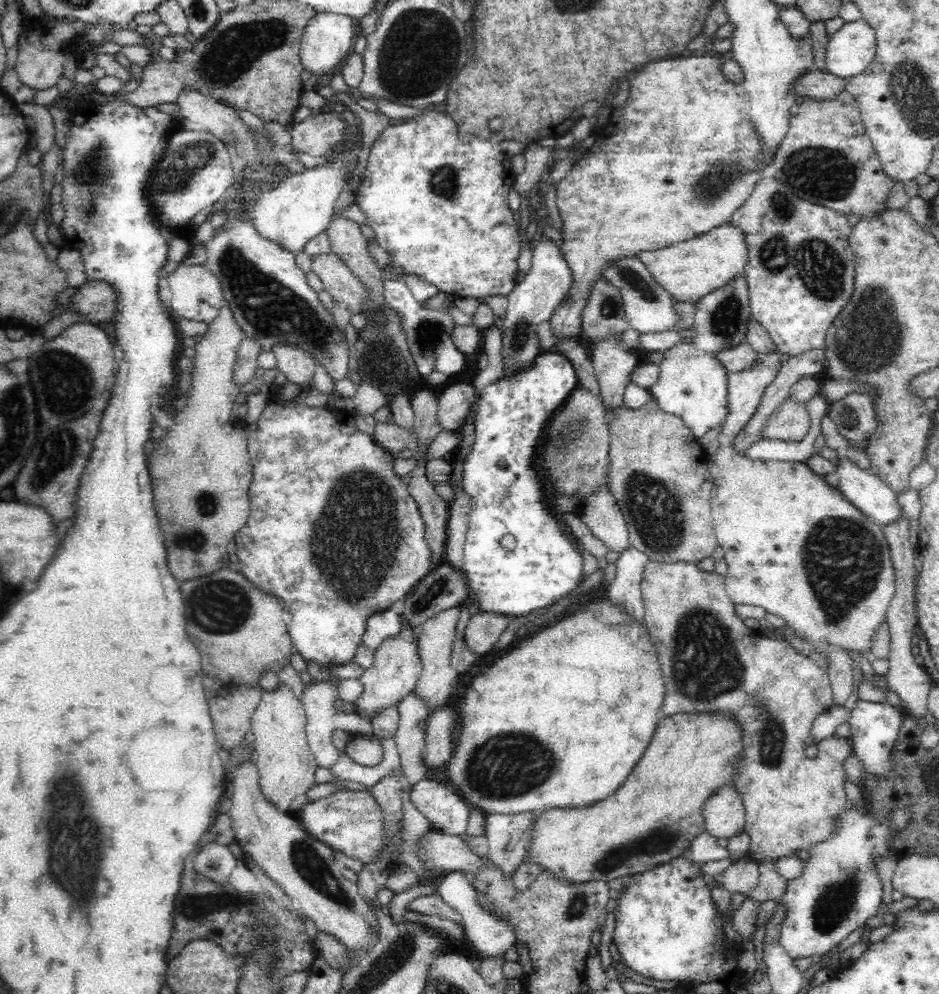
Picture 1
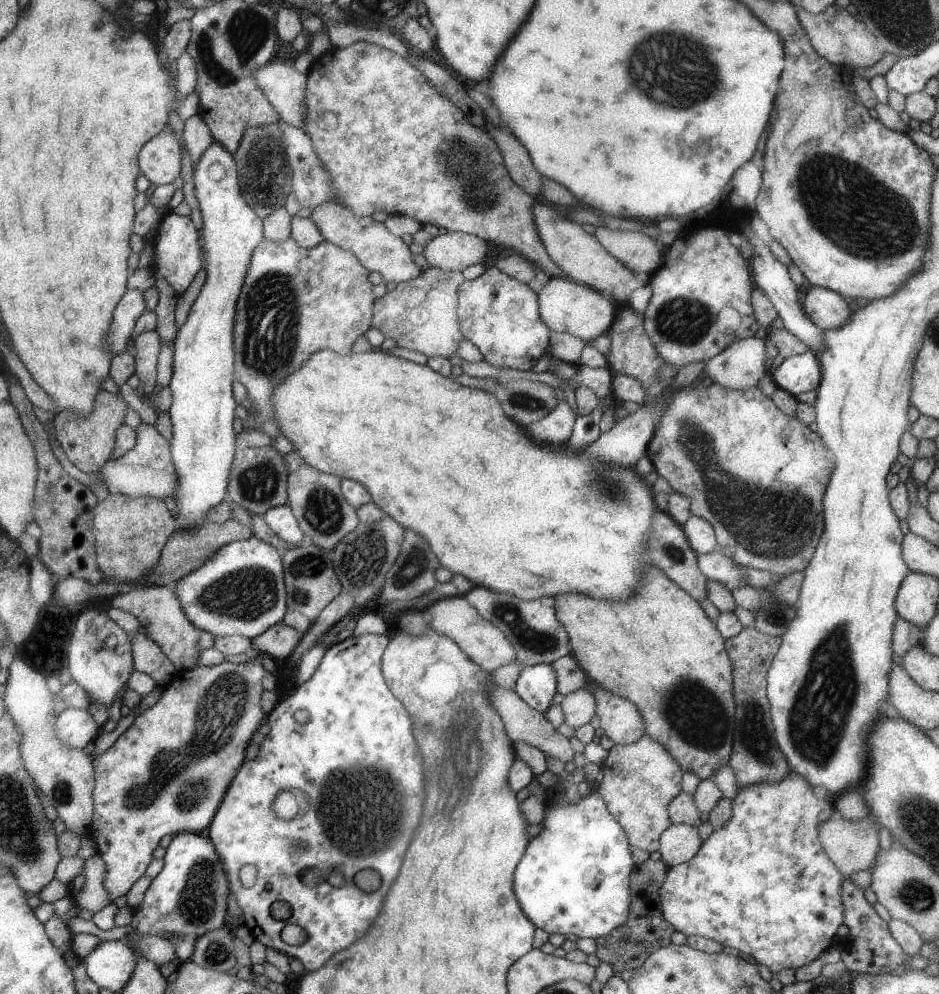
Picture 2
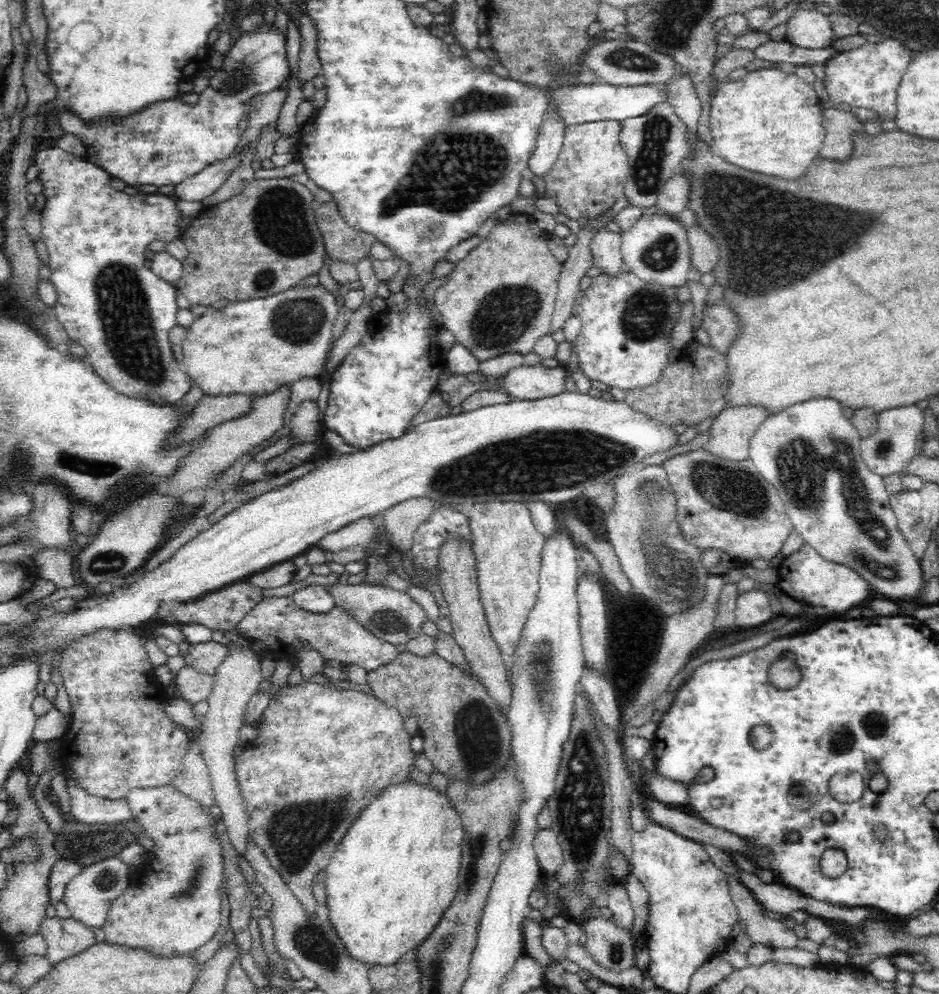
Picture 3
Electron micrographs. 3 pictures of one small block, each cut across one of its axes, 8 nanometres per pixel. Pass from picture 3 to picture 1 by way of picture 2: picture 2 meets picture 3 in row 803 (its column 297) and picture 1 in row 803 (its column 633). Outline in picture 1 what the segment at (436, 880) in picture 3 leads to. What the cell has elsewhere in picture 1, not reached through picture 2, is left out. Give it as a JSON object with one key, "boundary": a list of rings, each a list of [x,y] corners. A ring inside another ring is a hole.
{"boundary":[[[608,599],[592,602],[586,607],[582,606],[580,610],[566,616],[564,620],[538,632],[532,640],[523,641],[502,660],[492,664],[486,674],[477,675],[472,680],[460,712],[462,714],[460,742],[455,746],[456,754],[452,753],[452,762],[448,766],[448,776],[456,786],[455,791],[467,804],[477,806],[485,814],[518,814],[528,811],[543,812],[547,808],[555,807],[582,807],[608,798],[630,776],[636,762],[642,758],[643,752],[646,752],[647,745],[650,744],[650,736],[654,736],[655,729],[658,728],[660,722],[658,712],[665,700],[662,684],[662,665],[658,660],[656,641],[652,639],[650,631],[639,622],[635,622],[634,618],[627,616],[622,607],[614,606]],[[596,612],[600,612],[604,620],[592,620]],[[614,626],[622,626],[620,632],[614,632]]]}

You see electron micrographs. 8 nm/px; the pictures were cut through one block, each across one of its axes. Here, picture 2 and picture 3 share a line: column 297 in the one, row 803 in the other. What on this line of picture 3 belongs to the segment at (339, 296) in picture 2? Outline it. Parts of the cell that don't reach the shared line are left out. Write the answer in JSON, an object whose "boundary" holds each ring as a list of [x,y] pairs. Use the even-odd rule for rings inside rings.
{"boundary":[[[304,682],[298,688],[282,688],[259,720],[262,726],[258,738],[235,758],[234,766],[251,840],[283,878],[307,915],[313,915],[318,908],[311,891],[314,877],[328,866],[348,826],[386,787],[402,784],[408,778],[408,768],[414,762],[408,746],[411,736],[403,729],[400,712],[385,702],[362,691],[330,690],[312,682]],[[284,783],[289,786],[288,792],[276,794],[276,788]]]}

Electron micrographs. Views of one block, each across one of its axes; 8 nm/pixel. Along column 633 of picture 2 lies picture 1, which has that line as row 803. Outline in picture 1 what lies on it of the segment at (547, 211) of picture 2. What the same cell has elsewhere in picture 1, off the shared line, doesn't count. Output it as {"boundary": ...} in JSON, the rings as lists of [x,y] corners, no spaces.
{"boundary":[[[280,680],[275,689],[257,691],[259,701],[251,714],[251,733],[255,738],[259,785],[268,801],[285,816],[290,806],[303,800],[305,792],[316,783],[314,776],[320,773],[307,741],[307,718],[299,698]]]}

